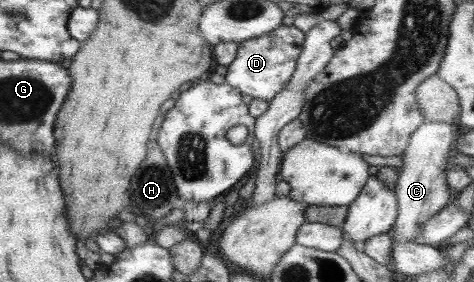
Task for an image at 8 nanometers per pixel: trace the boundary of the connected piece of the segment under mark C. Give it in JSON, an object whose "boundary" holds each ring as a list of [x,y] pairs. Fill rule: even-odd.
{"boundary":[[[423,123],[417,127],[416,131],[410,136],[408,145],[401,155],[402,166],[398,169],[397,180],[394,186],[397,203],[397,219],[389,233],[394,241],[418,241],[419,225],[425,223],[435,213],[438,213],[443,207],[446,207],[454,198],[453,191],[450,191],[445,180],[445,171],[449,168],[447,158],[449,149],[454,141],[454,135],[451,133],[451,124],[445,123]]]}

